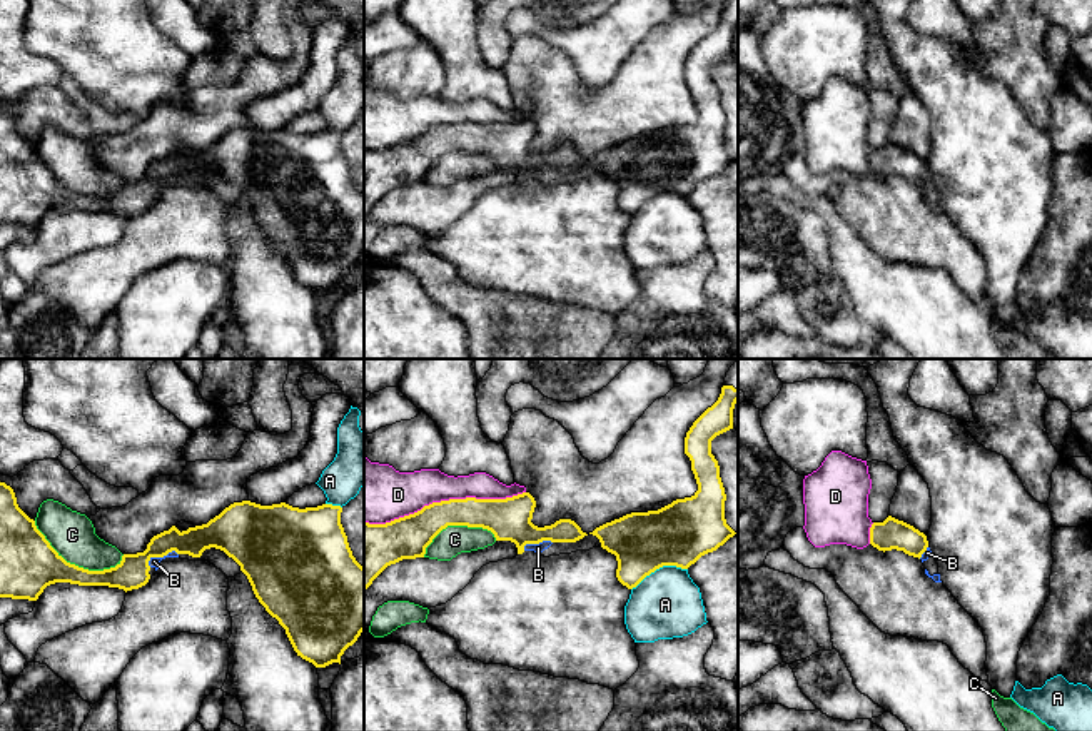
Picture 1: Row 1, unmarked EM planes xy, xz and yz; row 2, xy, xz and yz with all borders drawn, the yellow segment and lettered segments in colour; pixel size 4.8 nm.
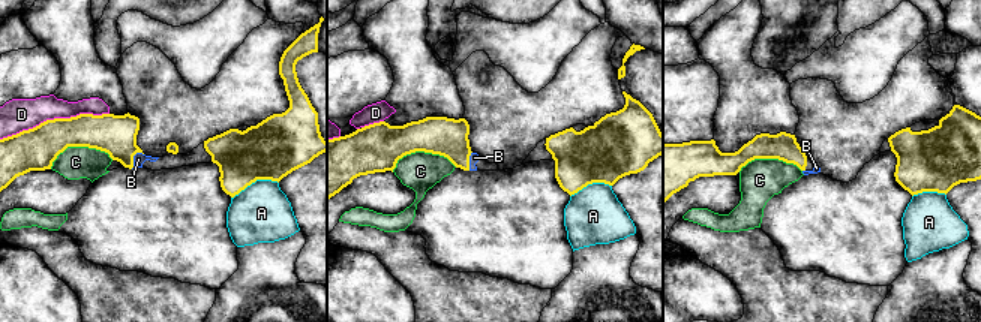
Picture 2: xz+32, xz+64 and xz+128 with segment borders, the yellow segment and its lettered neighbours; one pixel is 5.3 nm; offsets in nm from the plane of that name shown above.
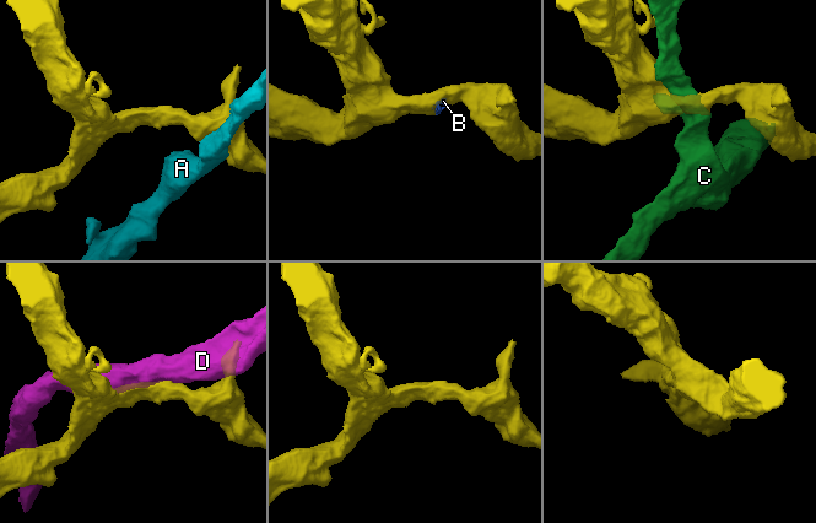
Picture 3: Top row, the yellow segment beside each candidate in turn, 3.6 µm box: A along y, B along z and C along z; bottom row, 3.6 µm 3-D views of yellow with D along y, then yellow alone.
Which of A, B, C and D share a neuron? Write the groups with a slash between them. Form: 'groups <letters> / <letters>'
groups A / B / C / D

